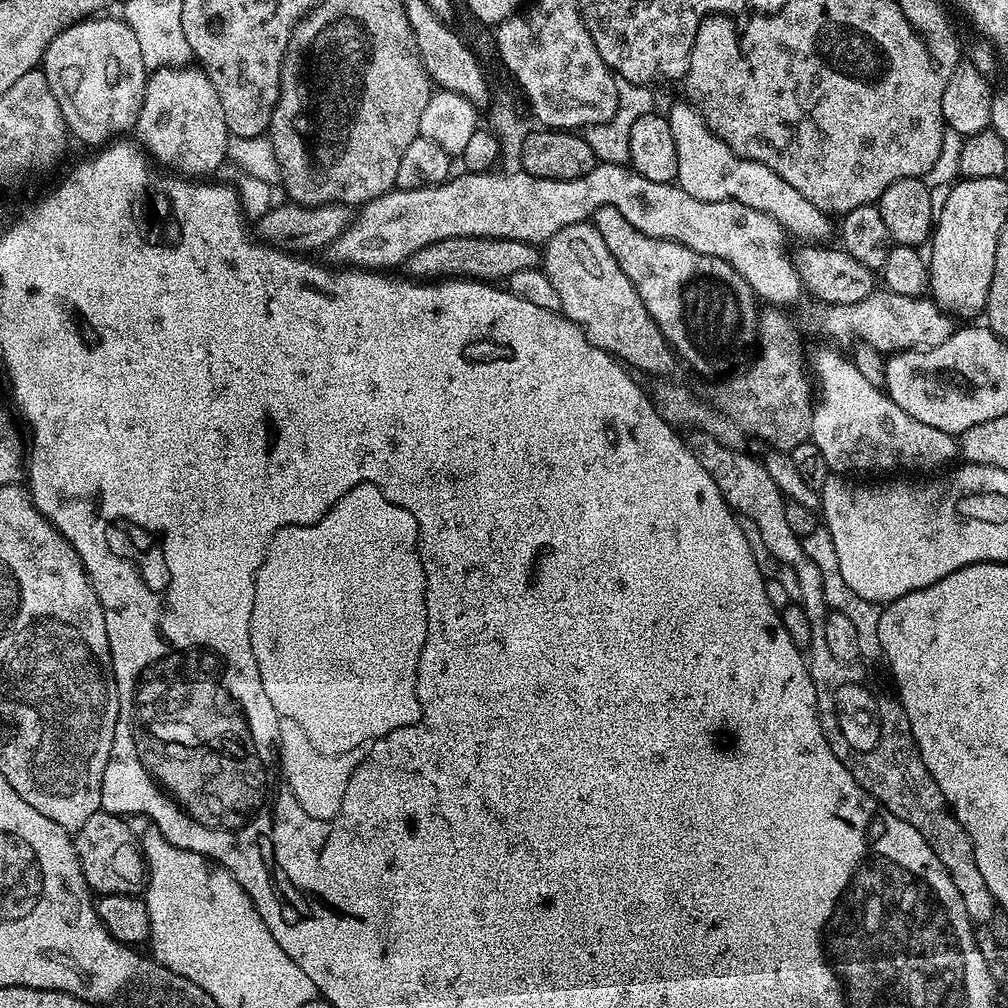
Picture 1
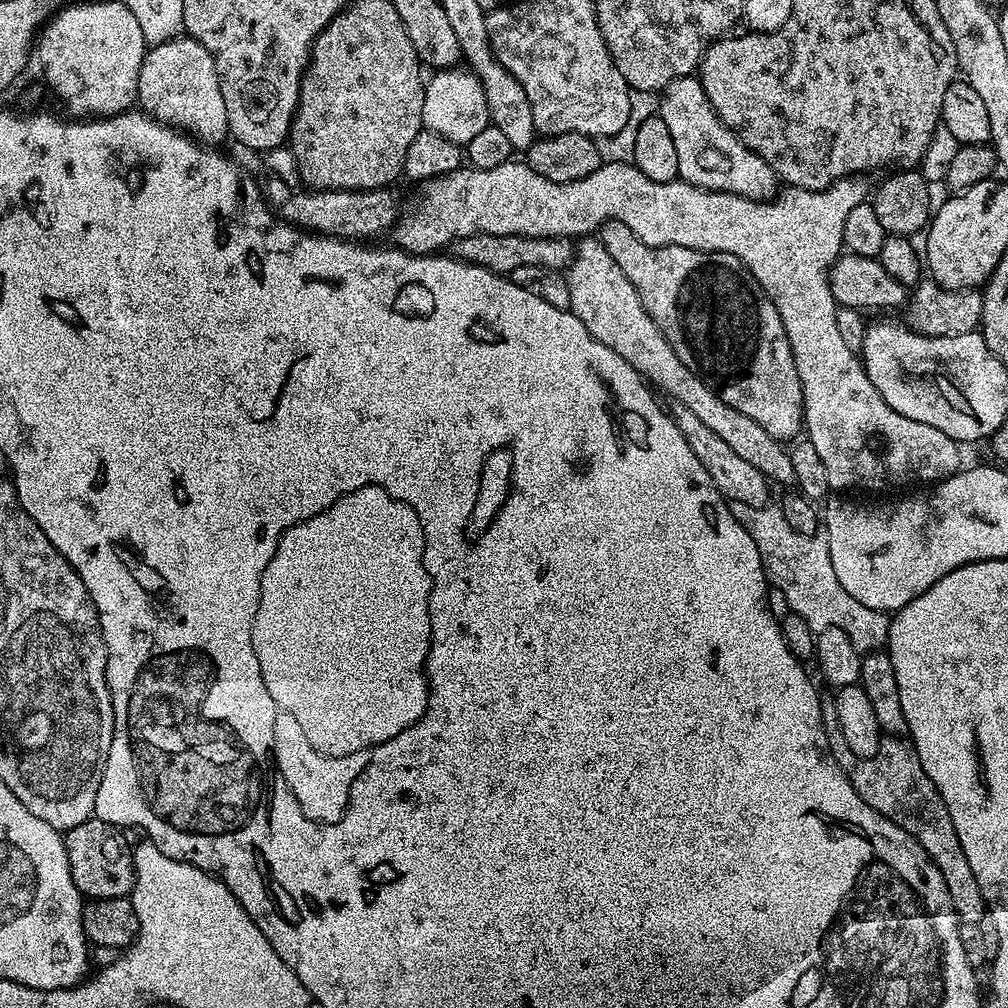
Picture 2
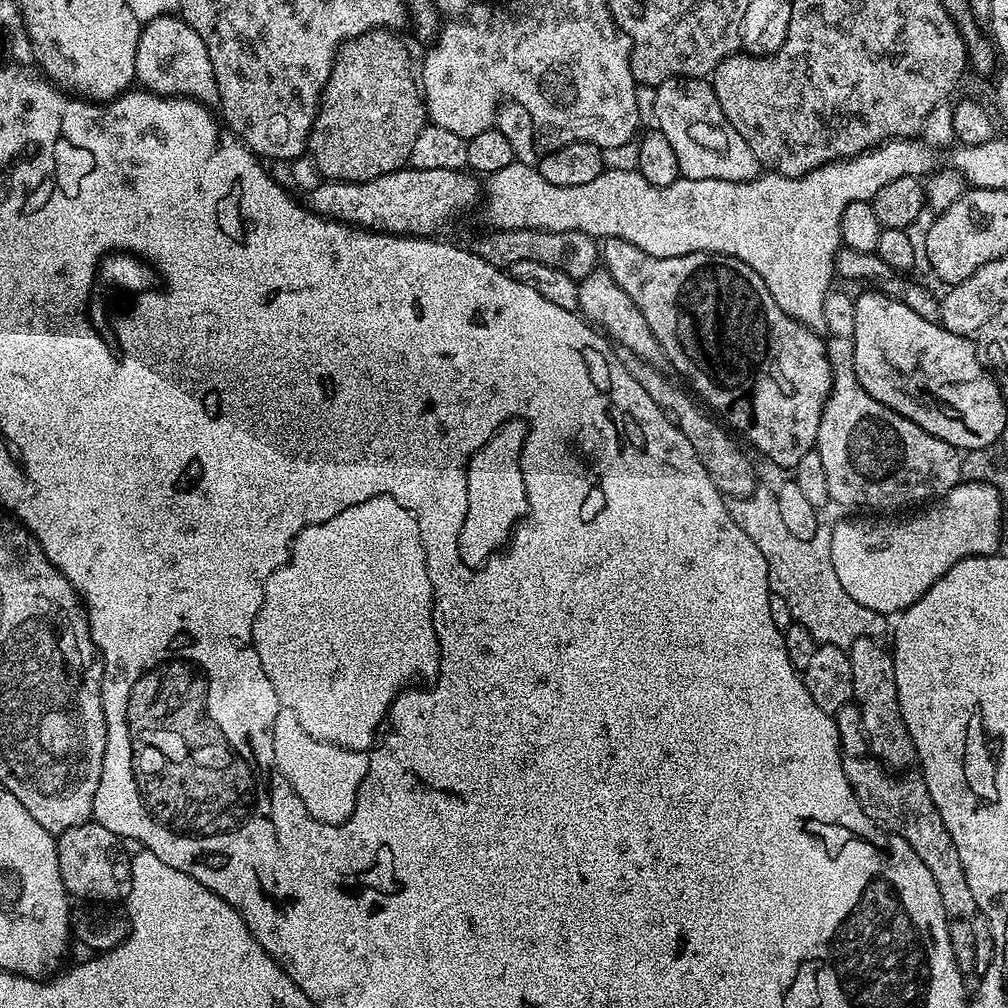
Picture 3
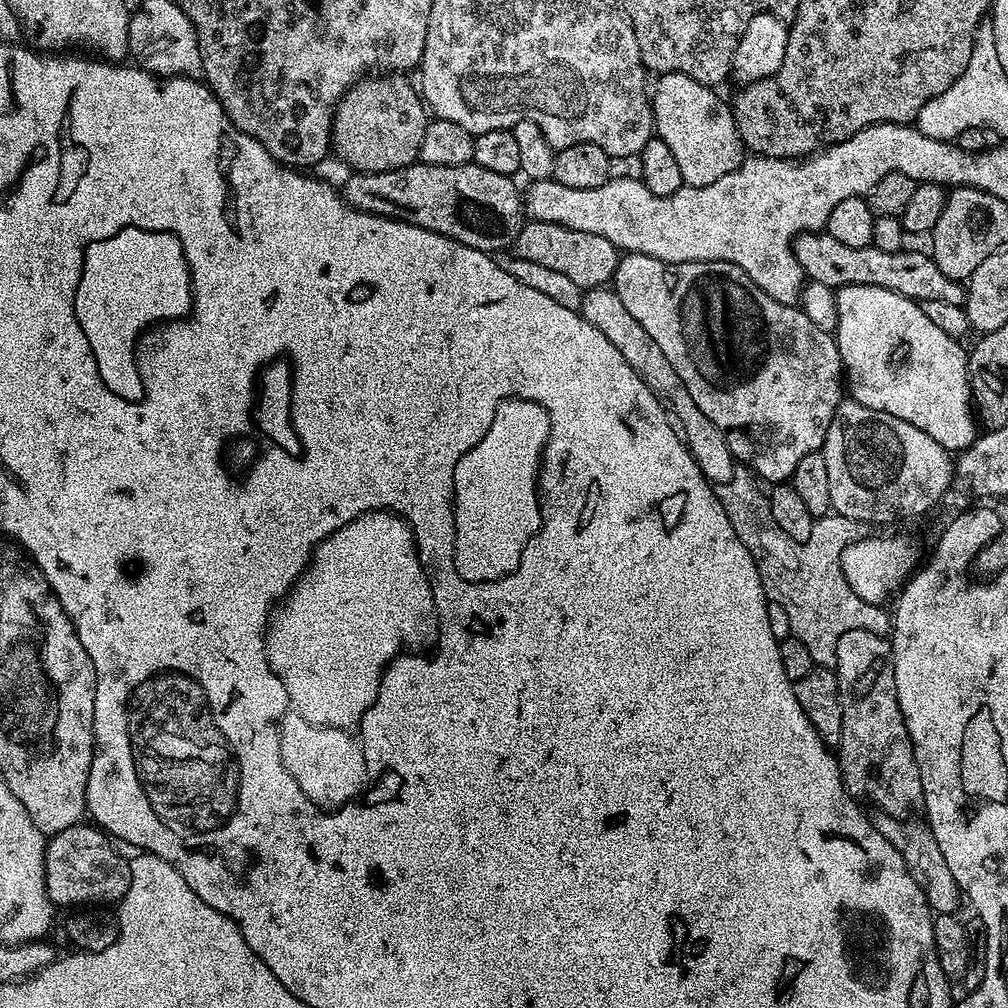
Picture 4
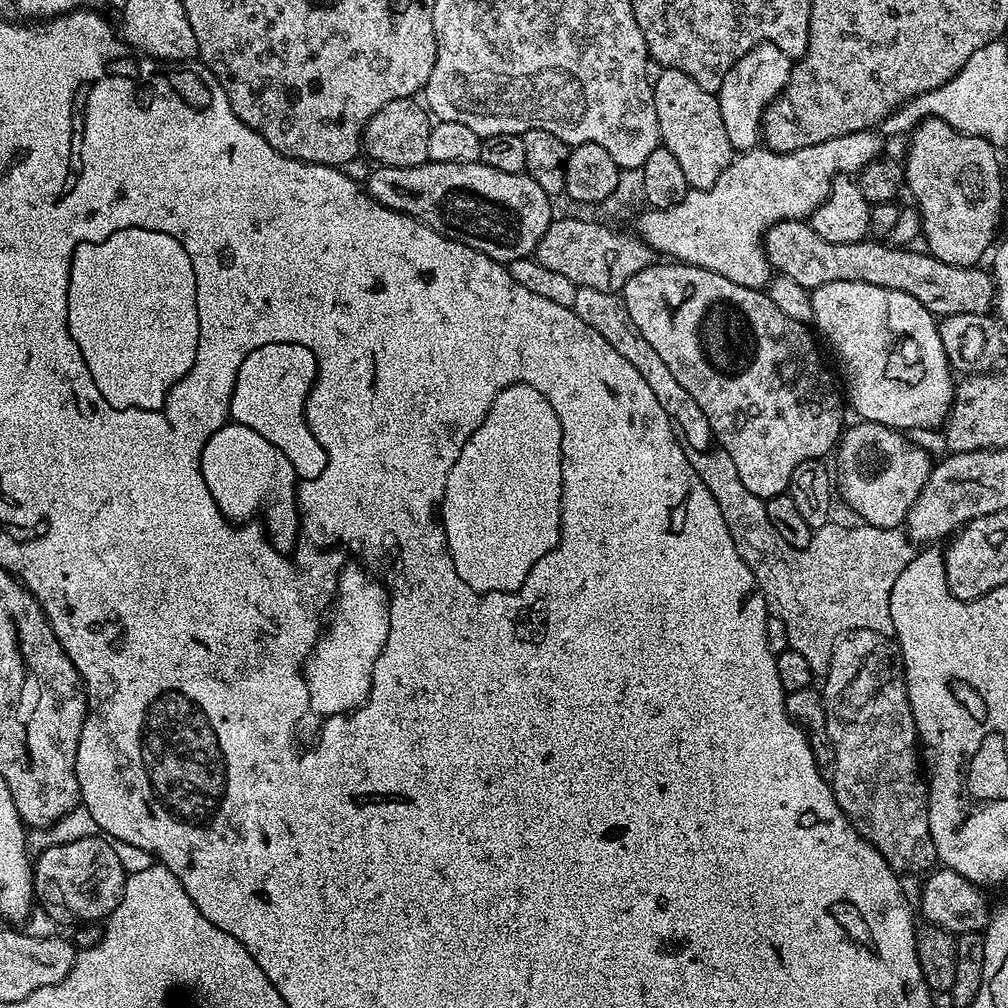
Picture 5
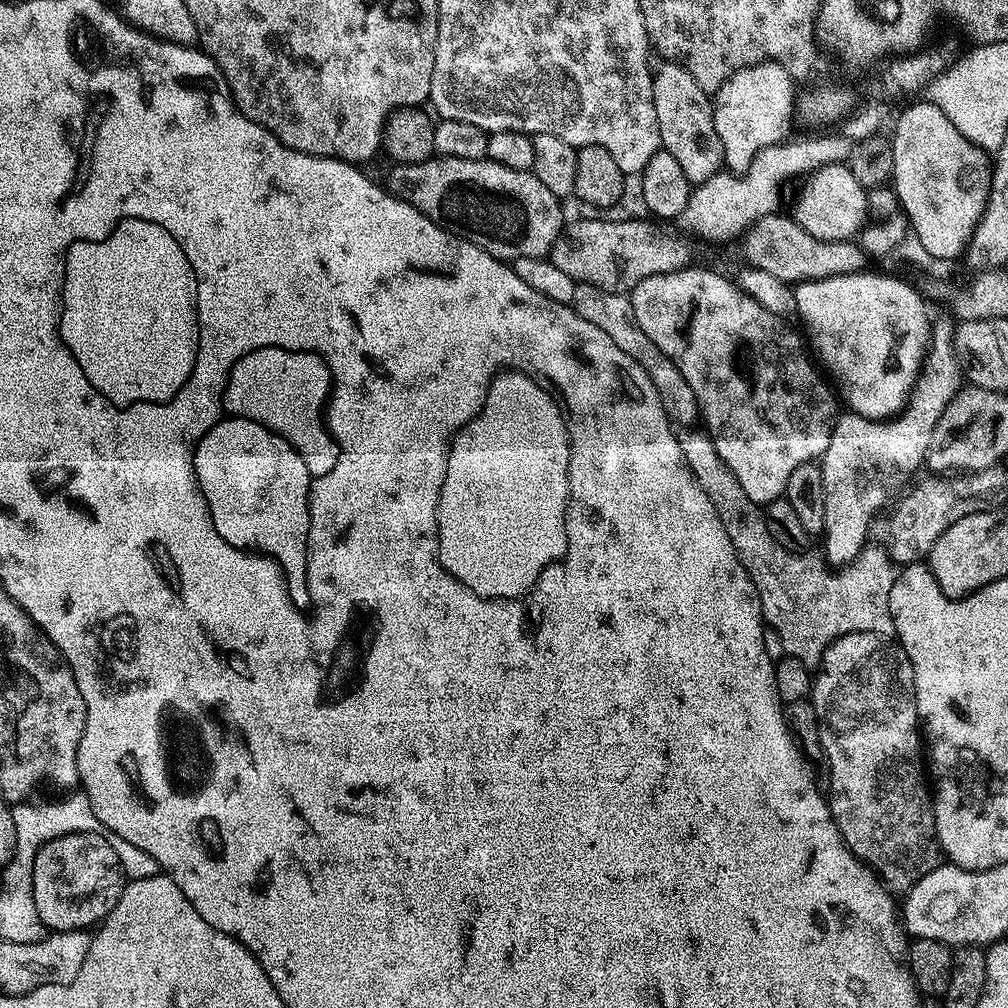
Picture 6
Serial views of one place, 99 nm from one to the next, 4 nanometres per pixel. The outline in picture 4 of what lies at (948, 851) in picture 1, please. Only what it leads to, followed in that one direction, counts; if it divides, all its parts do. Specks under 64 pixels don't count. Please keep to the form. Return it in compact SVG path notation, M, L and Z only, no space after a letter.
M877 811L875 815L871 817L872 825L876 827L878 834L885 836L896 847L898 854L902 854L910 874L914 874L914 882L918 882L918 886L926 894L926 902L933 913L955 913L960 900L962 904L962 893L958 882L954 882L954 874L950 874L950 866L946 866L946 858L938 847L938 842L934 842L934 834L928 829L927 823L915 824L915 819L887 816L881 811Z

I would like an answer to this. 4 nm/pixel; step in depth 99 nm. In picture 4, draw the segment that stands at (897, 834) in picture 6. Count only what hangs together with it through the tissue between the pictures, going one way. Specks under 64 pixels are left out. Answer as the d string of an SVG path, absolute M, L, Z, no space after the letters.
M865 628L850 630L839 638L835 658L834 671L841 702L838 759L844 784L853 798L869 800L873 809L887 816L911 817L924 795L914 746L898 706L891 643Z

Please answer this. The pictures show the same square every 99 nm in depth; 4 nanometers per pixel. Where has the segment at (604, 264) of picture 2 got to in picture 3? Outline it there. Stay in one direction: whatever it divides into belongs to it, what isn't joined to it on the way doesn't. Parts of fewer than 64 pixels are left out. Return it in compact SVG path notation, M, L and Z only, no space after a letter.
M603 266L593 268L586 274L586 278L582 278L578 283L580 286L578 290L579 311L585 320L595 325L609 341L629 348L635 359L643 360L645 364L653 366L661 363L662 353L658 338L654 338L650 326L646 326L646 318L642 318L642 310L634 306L630 294L626 294L626 290L618 286L618 282L608 273L607 268Z

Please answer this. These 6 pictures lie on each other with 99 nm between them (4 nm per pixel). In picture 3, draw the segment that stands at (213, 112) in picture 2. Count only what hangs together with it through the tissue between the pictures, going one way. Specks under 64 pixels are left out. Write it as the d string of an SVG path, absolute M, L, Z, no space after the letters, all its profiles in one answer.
M179 15L159 16L141 27L134 70L141 89L157 92L159 96L186 96L209 106L219 105L218 82L214 78L214 66L210 66L210 54L206 54L206 42L202 42L202 38L198 38L195 30Z

